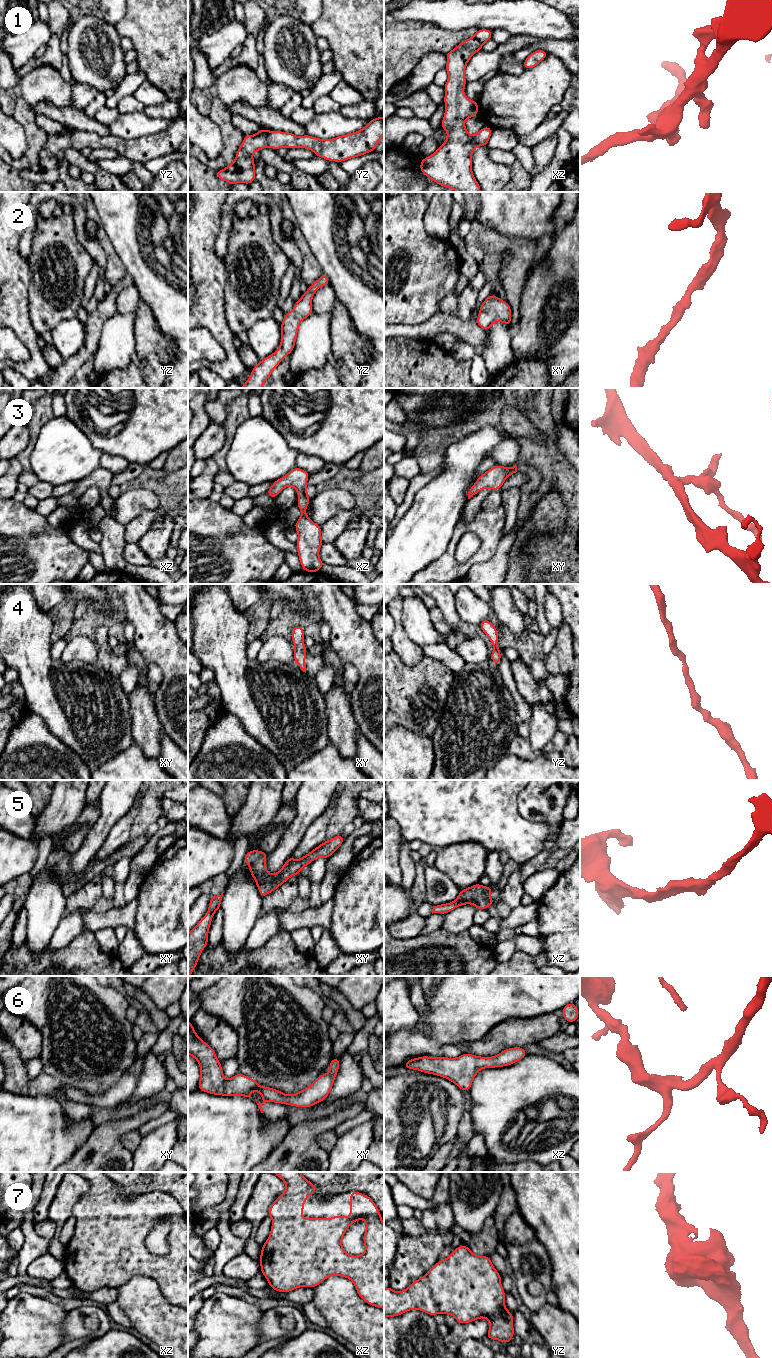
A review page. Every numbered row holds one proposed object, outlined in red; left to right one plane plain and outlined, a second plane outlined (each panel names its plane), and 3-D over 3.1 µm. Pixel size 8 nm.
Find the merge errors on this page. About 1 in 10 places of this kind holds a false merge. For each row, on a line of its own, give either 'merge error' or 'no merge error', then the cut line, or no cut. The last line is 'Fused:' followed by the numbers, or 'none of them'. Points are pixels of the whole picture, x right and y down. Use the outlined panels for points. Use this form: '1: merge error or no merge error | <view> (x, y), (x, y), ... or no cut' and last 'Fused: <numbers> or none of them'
1: no merge error | no cut
2: no merge error | no cut
3: no merge error | no cut
4: no merge error | no cut
5: no merge error | no cut
6: no merge error | no cut
7: no merge error | no cut
Fused: none of them

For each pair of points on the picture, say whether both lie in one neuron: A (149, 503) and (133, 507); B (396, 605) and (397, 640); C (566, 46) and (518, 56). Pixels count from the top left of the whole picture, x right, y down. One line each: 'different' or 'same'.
A: same
B: same
C: same

